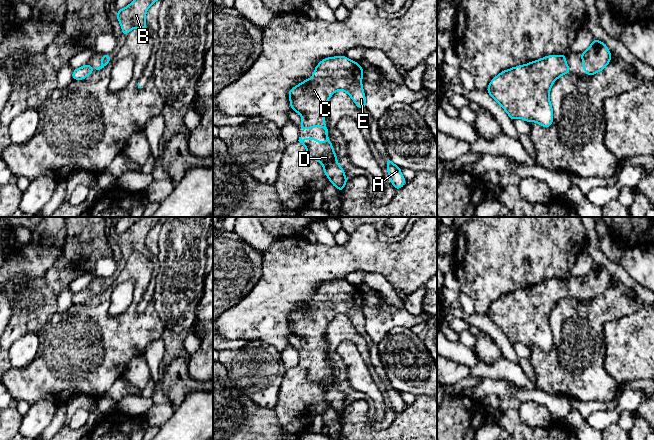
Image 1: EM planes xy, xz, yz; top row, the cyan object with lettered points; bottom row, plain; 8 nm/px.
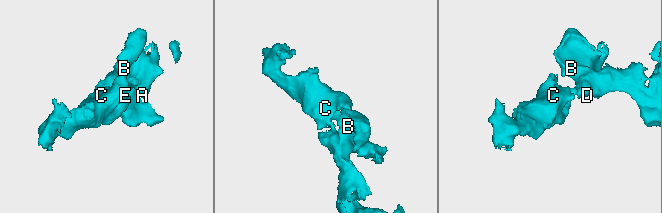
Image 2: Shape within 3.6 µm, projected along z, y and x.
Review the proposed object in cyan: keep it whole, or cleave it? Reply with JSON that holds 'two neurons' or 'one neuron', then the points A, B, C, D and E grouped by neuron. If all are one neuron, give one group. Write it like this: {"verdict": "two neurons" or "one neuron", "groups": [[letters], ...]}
{"verdict": "one neuron", "groups": [["A", "B", "C", "D", "E"]]}

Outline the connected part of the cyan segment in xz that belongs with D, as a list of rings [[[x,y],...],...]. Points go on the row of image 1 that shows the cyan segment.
[[[346,56],[328,57],[318,63],[310,79],[292,87],[288,93],[292,111],[299,113],[302,118],[299,131],[317,125],[325,130],[324,143],[313,137],[299,137],[298,141],[306,148],[309,158],[323,165],[325,175],[340,192],[343,191],[348,179],[343,167],[338,164],[328,137],[324,113],[327,101],[338,90],[345,91],[360,110],[366,107],[362,86],[363,72],[358,62]]]

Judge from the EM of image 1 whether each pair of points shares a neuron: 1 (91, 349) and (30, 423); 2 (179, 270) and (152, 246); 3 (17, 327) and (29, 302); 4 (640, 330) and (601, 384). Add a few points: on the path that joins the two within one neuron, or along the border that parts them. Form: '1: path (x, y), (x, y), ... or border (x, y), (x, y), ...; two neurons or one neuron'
1: border (30, 404), (40, 400), (50, 400), (56, 405); two neurons
2: border (160, 228), (157, 254), (155, 256); two neurons
3: path (23, 321), (29, 315), (29, 308); one neuron
4: border (605, 350), (604, 369), (617, 384); two neurons

